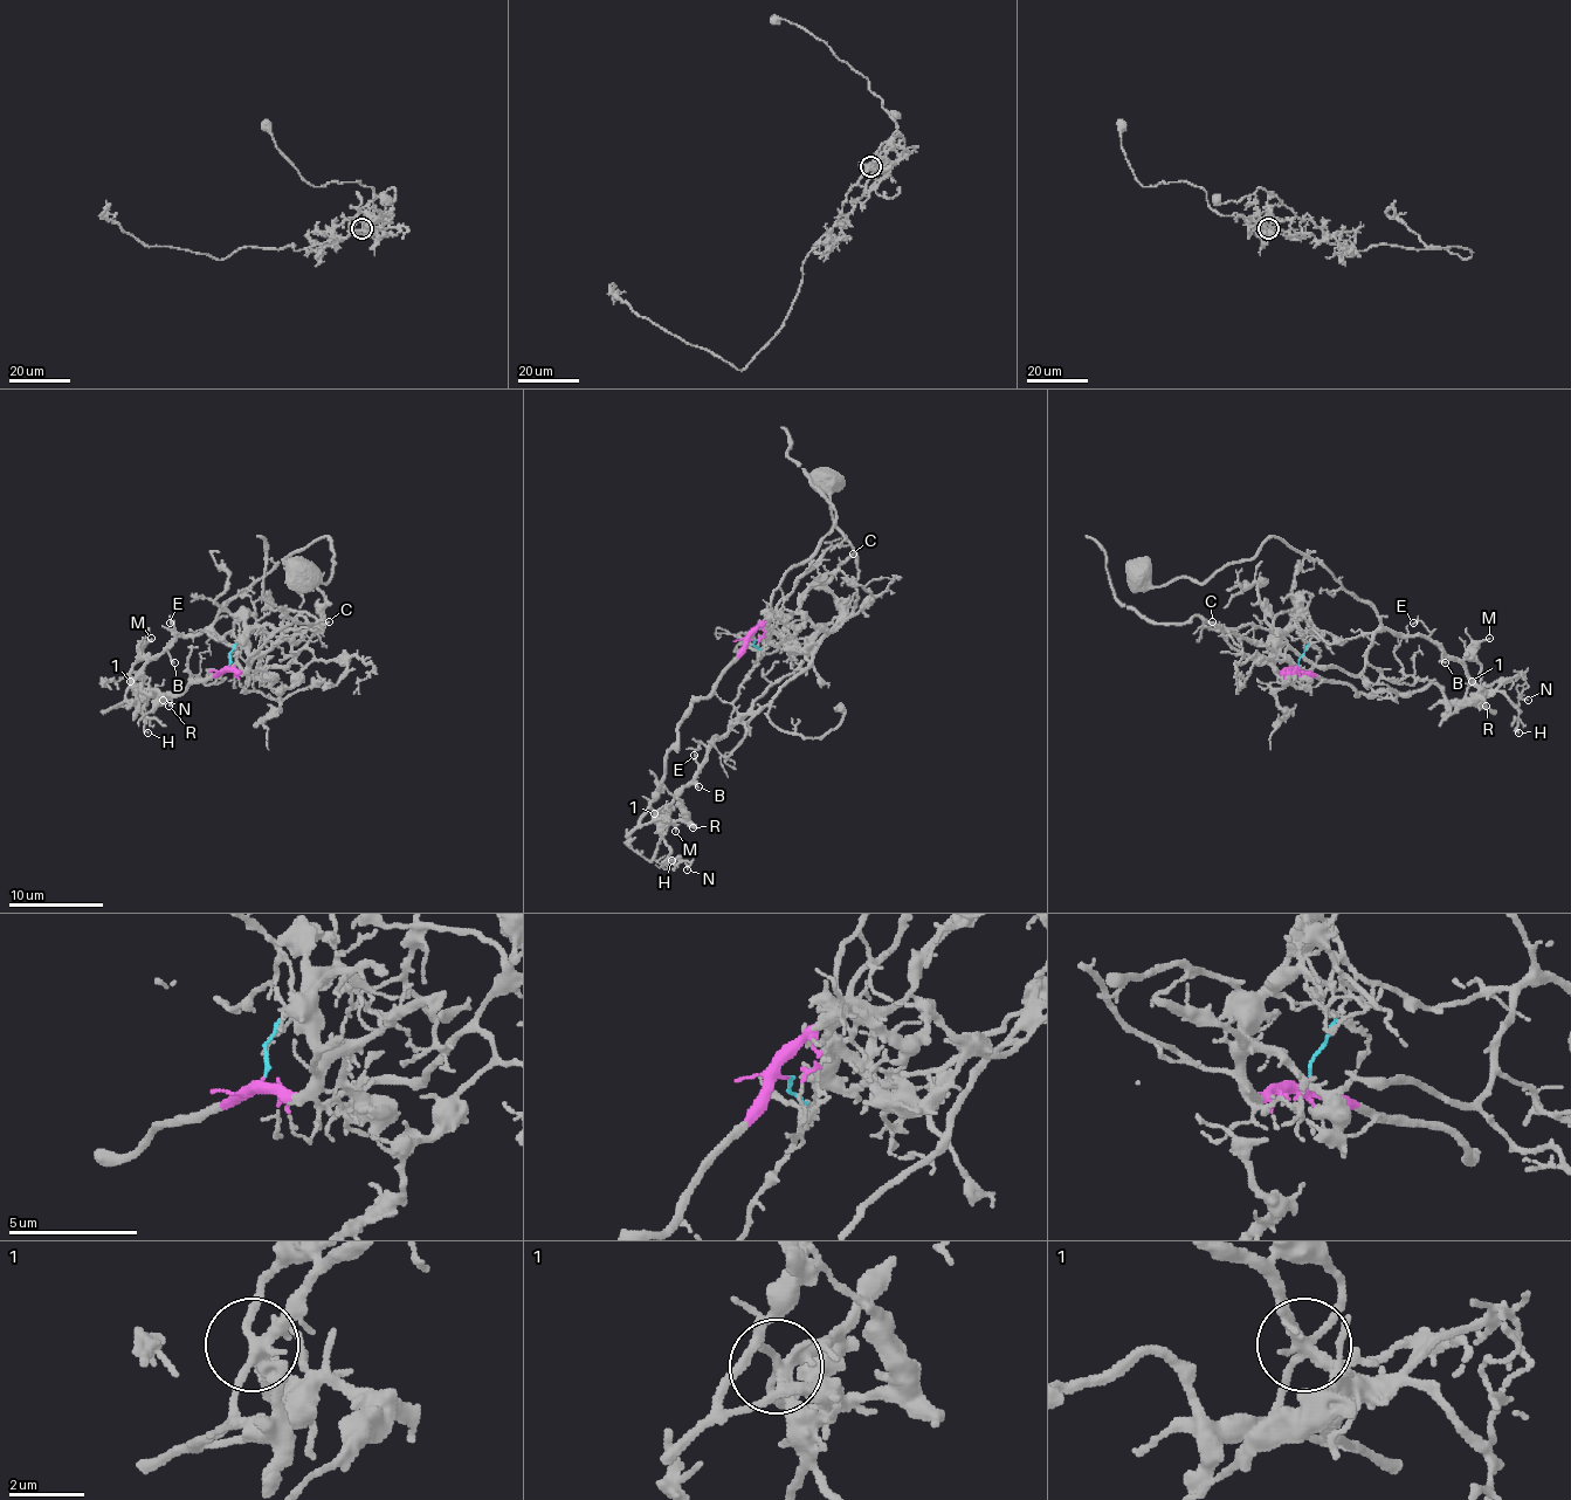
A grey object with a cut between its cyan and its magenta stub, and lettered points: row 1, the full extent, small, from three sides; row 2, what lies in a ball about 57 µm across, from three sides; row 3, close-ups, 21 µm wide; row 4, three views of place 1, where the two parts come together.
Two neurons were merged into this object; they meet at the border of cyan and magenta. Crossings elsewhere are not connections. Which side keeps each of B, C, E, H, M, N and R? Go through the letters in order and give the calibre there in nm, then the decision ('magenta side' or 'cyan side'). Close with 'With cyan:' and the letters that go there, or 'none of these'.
B: calibre 140 nm; cyan side
C: calibre 120 nm; magenta side
E: calibre 150 nm; cyan side
H: calibre 140 nm; cyan side
M: calibre 150 nm; magenta side
N: calibre 90 nm; cyan side
R: calibre 300 nm; magenta side
With cyan: B, E, H, N

